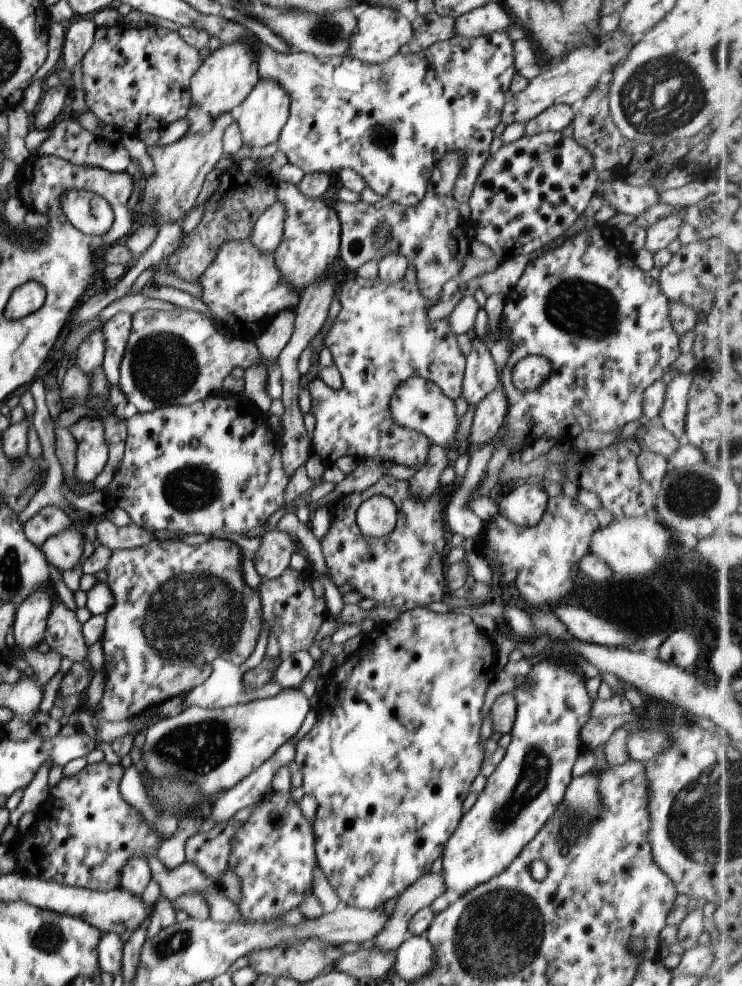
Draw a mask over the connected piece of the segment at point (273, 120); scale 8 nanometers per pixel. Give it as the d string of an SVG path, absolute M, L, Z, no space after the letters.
M259 79L246 100L238 107L236 120L242 133L242 142L253 152L268 144L279 142L280 132L289 117L290 96L276 80Z

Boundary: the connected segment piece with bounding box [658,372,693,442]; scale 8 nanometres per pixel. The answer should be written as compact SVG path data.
M682 372L674 376L666 387L665 399L658 416L663 427L681 442L686 441L685 418L692 379L692 373Z

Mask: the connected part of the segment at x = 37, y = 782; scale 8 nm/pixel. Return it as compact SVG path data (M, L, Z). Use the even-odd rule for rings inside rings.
M44 764L36 776L32 779L32 782L25 788L24 794L20 803L16 809L9 813L9 822L13 826L17 827L20 817L29 811L36 812L40 806L44 803L49 794L49 770L50 764Z

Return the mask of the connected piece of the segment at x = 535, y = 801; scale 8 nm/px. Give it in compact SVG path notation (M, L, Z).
M534 660L531 672L524 683L511 693L516 700L516 720L510 732L510 742L502 761L487 778L484 790L478 794L474 806L460 818L454 834L448 839L443 852L443 876L446 889L451 888L462 896L479 884L488 882L506 870L542 827L556 812L572 782L572 766L583 751L580 730L590 720L593 699L588 696L584 680L562 666Z

